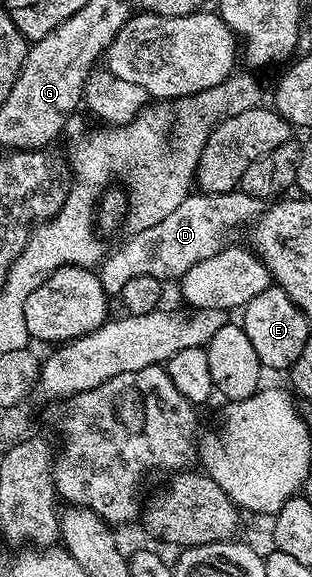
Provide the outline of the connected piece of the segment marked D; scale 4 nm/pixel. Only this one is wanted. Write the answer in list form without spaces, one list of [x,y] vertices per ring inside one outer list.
[[[240,189],[227,193],[193,193],[185,197],[162,222],[136,230],[119,249],[102,260],[97,274],[106,296],[120,296],[128,280],[149,275],[162,281],[179,279],[191,266],[217,254],[226,244],[227,233],[237,225],[250,224],[261,216],[263,203]]]

